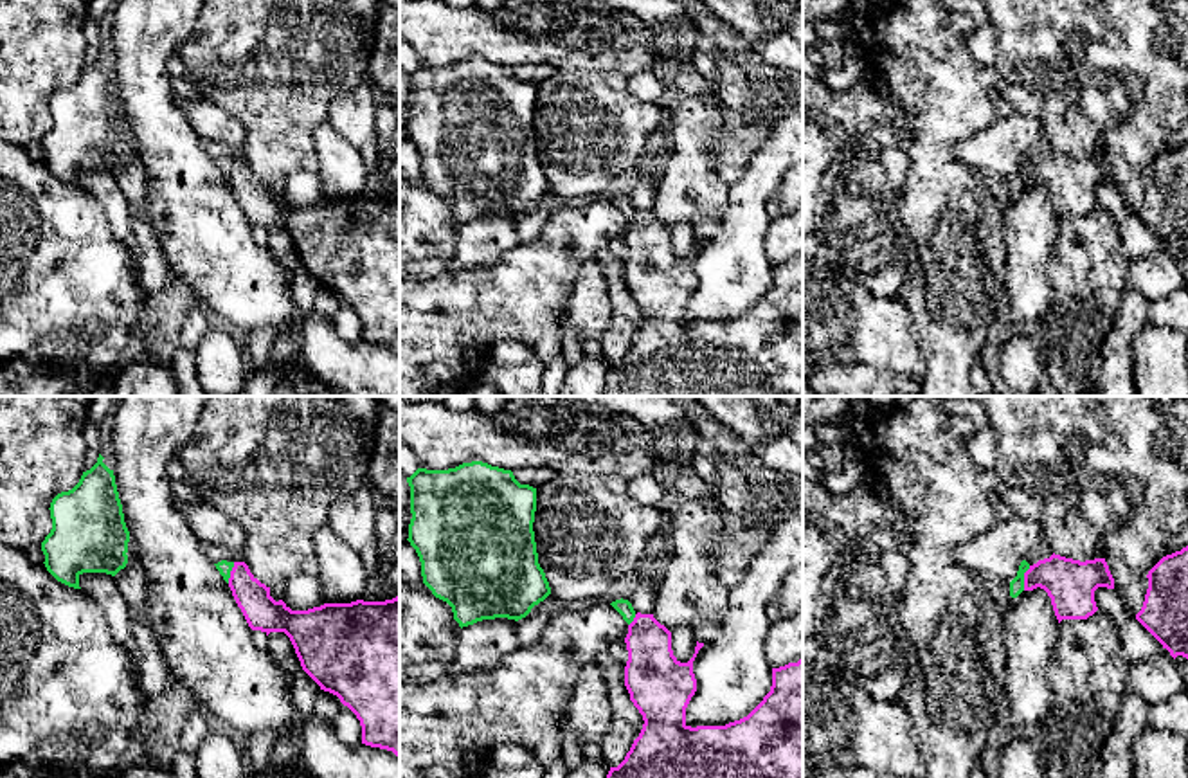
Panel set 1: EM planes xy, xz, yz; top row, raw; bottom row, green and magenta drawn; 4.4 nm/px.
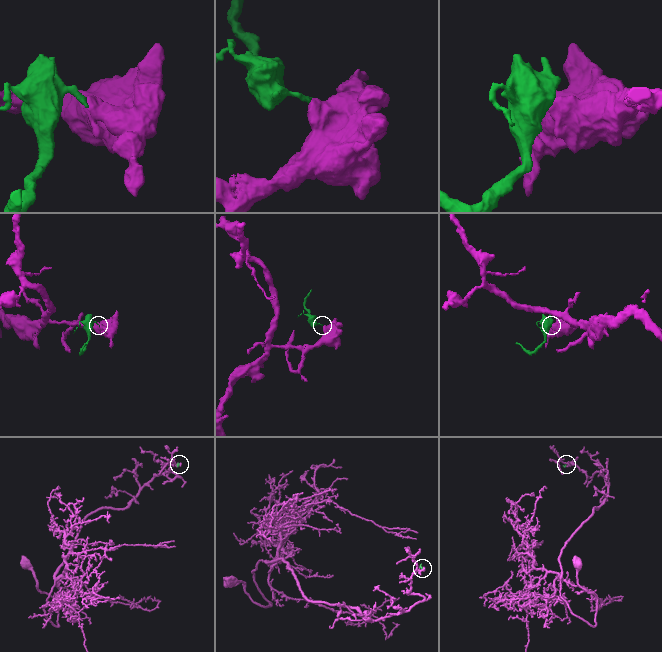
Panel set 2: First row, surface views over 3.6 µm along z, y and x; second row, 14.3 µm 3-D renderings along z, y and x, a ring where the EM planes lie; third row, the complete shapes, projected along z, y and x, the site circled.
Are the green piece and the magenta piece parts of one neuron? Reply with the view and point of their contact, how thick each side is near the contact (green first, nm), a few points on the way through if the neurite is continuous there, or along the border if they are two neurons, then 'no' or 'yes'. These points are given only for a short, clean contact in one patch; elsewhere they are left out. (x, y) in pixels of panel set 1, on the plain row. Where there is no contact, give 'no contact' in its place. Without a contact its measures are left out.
yz (1023, 175) | 60/220 nm | along yz (1030, 162), (1025, 170), (1023, 186) | no

